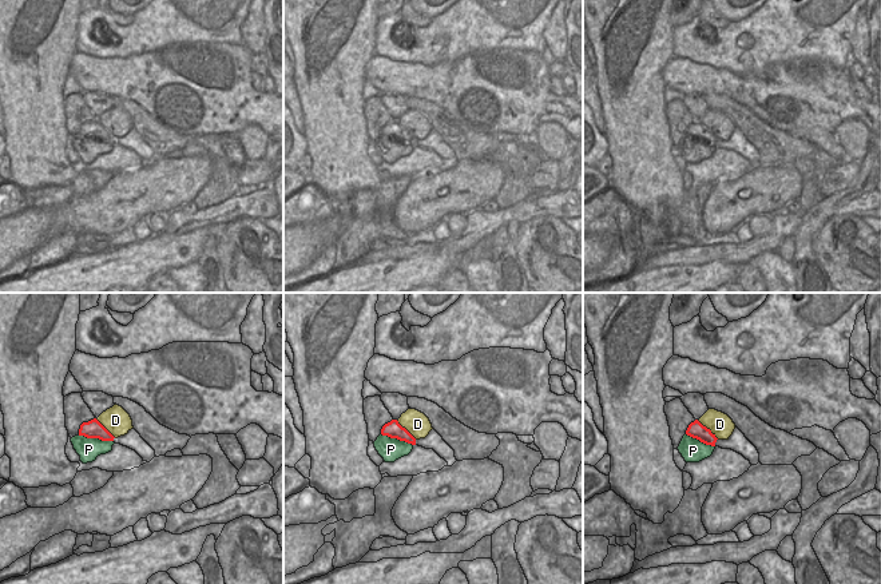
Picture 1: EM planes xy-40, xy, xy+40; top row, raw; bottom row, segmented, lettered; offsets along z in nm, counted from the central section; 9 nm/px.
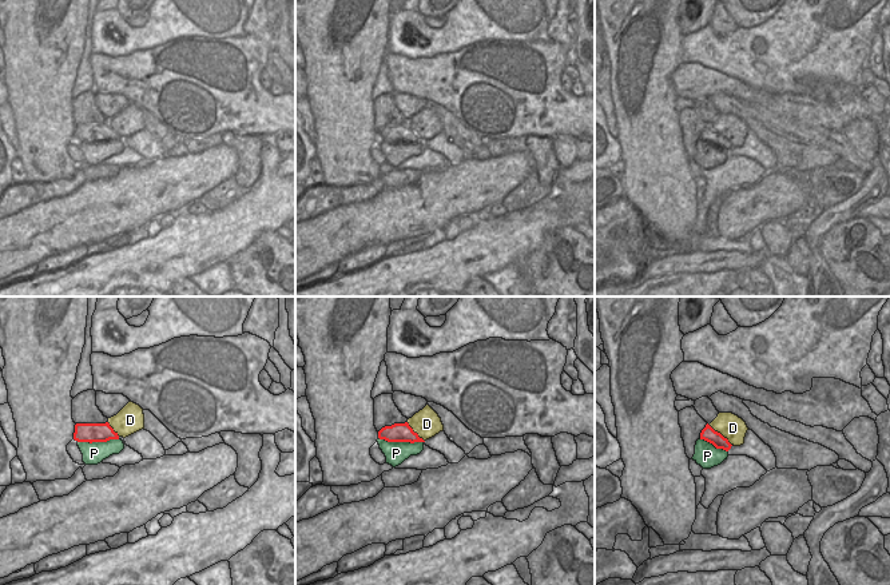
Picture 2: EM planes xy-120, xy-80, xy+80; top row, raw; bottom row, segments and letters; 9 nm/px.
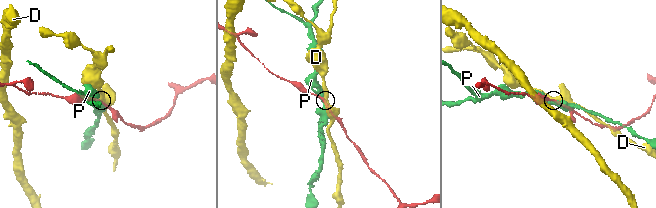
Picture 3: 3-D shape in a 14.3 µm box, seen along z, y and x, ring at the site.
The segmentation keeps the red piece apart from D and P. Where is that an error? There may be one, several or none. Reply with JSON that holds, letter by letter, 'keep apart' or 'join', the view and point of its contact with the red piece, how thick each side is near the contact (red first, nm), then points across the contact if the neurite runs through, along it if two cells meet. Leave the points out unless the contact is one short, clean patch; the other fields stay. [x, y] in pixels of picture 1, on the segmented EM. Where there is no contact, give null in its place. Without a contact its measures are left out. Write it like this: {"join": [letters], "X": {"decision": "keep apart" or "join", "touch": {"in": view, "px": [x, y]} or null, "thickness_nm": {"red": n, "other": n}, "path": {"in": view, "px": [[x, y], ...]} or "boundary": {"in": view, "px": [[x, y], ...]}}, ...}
{"join": [], "D": {"decision": "keep apart", "touch": {"in": "xy+40", "px": [706, 428]}, "thickness_nm": {"red": 150, "other": 200}}, "P": {"decision": "keep apart", "touch": {"in": "xy-40", "px": [95, 437]}, "thickness_nm": {"red": 170, "other": 200}}}

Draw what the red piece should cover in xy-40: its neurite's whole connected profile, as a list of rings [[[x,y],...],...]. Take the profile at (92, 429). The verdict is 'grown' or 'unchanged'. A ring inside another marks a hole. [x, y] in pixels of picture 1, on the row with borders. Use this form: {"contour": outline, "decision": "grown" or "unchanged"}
{"contour": [[[96,418],[83,422],[79,429],[79,436],[99,438],[102,441],[114,441],[115,438]]], "decision": "unchanged"}

